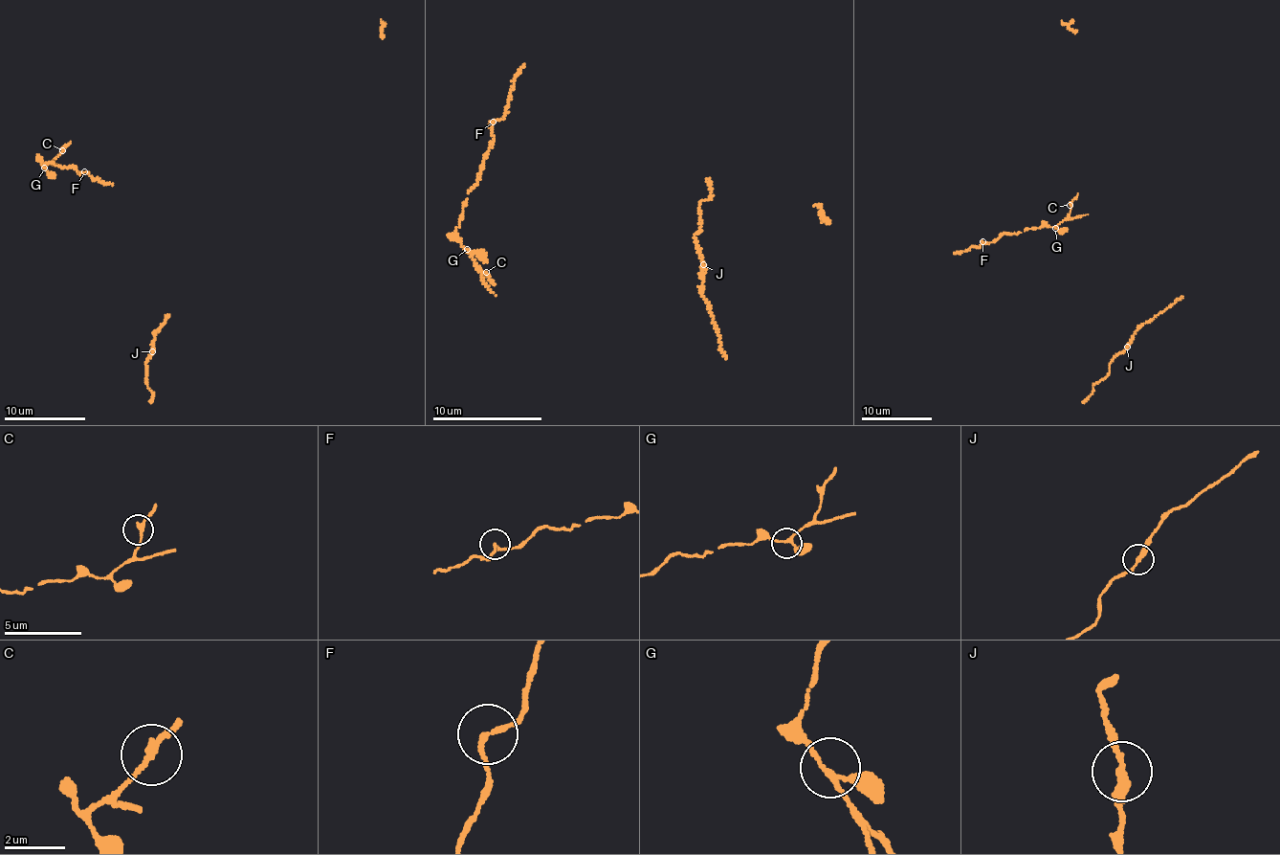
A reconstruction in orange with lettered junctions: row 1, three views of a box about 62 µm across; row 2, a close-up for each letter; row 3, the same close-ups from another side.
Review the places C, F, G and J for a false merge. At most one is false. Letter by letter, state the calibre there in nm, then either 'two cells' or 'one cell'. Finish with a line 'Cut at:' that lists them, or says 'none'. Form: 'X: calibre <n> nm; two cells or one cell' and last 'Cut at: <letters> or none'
C: calibre 170 nm; one cell
F: calibre 170 nm; one cell
G: calibre 140 nm; one cell
J: calibre 240 nm; one cell
Cut at: none

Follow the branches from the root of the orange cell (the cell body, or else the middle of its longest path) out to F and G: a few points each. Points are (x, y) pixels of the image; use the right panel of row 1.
F: (1071, 204), (1070, 213), (1055, 226), (1027, 228), (1016, 234), (1002, 234), (991, 242), (982, 241)
G: (1071, 204), (1069, 216), (1055, 228)

